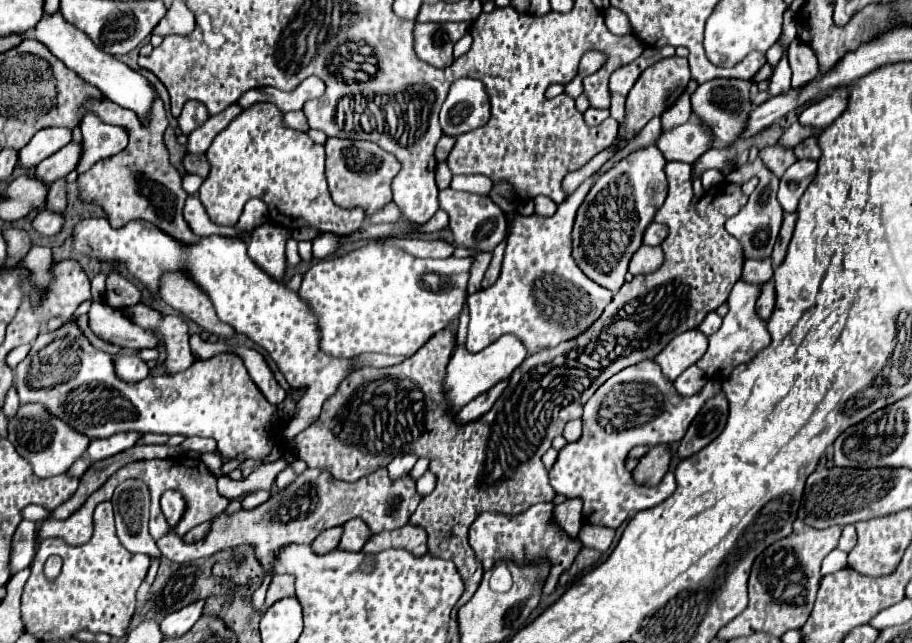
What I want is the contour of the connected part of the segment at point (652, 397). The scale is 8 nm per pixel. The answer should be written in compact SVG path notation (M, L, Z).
M643 360L617 372L587 400L583 412L583 436L559 452L557 462L549 470L551 486L557 494L565 494L567 498L583 498L583 520L619 528L623 520L661 504L675 492L673 472L667 472L653 488L637 486L632 474L625 470L627 452L639 444L657 446L679 442L701 406L719 390L719 382L709 380L699 394L689 398L679 396L673 384L661 374L661 368L651 360Z

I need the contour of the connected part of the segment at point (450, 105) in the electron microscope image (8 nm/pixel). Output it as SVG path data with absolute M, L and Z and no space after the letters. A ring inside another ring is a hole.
M473 78L457 80L443 102L439 120L447 136L459 136L483 126L489 120L489 100L483 84Z

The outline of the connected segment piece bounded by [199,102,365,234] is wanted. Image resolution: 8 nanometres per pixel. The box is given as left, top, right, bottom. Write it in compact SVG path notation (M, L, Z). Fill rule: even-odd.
M265 102L253 104L213 138L207 150L211 170L199 188L199 198L209 218L221 226L235 226L245 202L259 198L267 204L267 214L271 220L285 224L287 228L313 226L321 232L335 234L351 234L353 230L359 230L365 220L365 212L361 208L341 208L331 200L325 178L323 146L315 144L305 132L287 128L281 118L283 112L275 106ZM301 168L303 172L313 172L311 182L295 182L297 178L305 178ZM275 178L285 180L287 184L279 184Z

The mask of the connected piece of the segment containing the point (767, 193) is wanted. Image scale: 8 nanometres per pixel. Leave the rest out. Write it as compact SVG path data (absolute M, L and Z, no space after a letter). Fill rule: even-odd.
M757 157L752 163L746 163L745 165L736 168L728 176L725 177L725 182L735 183L741 185L748 181L750 178L757 176L759 178L759 186L753 190L753 194L749 196L747 204L743 206L743 210L729 218L725 222L725 228L731 236L735 236L741 246L743 246L743 256L749 260L749 258L769 258L771 256L771 250L773 250L773 244L777 240L777 234L779 234L779 228L781 228L781 222L783 222L783 208L779 206L777 202L777 186L779 186L779 178L775 178L762 160Z

